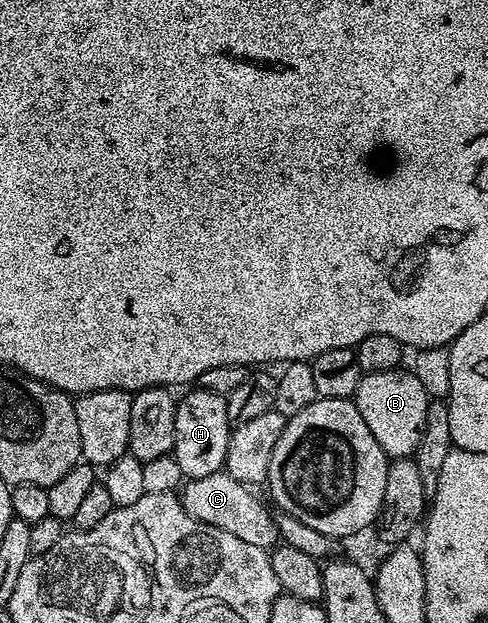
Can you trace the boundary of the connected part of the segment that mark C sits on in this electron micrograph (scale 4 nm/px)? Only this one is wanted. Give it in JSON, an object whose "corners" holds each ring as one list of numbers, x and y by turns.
{"corners":[[225,472,189,479,180,490,184,510,190,516,204,524,212,524,212,528,232,532,232,536,244,540,244,544,253,544,255,548,269,552,280,542,278,524,275,515,270,515,265,504,254,494,257,493,251,487,240,484,240,480,232,480]]}

